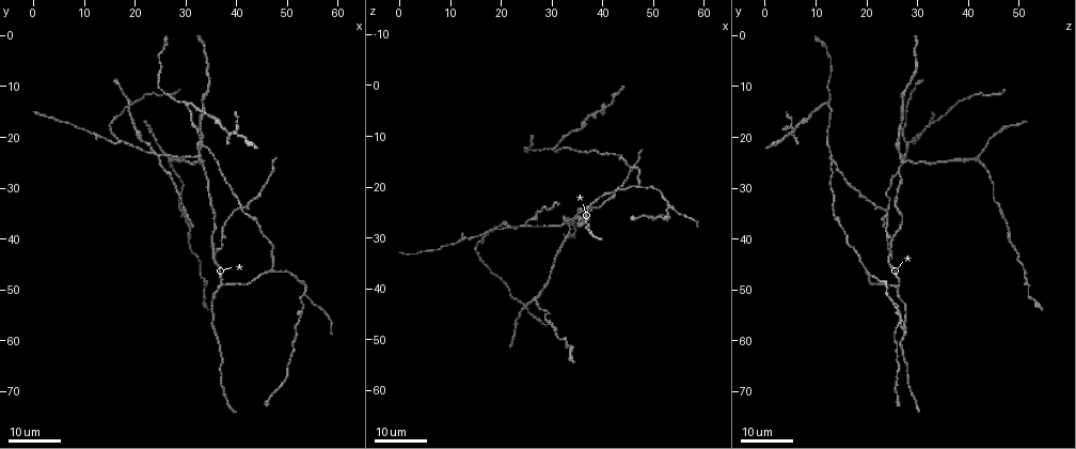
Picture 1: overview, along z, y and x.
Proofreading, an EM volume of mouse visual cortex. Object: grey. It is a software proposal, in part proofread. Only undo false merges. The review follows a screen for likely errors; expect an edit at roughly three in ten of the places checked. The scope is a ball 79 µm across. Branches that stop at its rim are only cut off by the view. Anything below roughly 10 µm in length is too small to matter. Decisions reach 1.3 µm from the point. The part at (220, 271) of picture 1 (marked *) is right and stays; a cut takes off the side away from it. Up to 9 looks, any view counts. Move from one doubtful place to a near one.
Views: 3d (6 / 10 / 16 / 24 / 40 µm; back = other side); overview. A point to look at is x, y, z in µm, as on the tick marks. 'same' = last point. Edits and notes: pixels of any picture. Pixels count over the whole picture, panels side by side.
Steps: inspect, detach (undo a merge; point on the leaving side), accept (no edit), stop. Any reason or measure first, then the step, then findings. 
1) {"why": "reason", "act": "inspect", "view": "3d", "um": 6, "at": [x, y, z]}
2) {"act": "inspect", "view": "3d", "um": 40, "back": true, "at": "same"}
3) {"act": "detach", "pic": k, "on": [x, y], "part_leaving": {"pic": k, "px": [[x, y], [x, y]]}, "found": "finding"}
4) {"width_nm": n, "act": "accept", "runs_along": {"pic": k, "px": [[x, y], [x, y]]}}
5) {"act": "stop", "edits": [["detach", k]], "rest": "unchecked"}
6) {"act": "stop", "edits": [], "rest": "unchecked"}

{"act": "inspect", "view": "3d", "um": 24, "at": [36.5, 49.5, 26.0]}

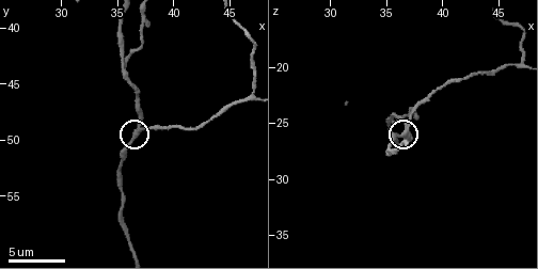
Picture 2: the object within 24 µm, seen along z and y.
{"act": "inspect", "view": "3d", "um": 6, "at": [36.8, 49.2, 25.8]}

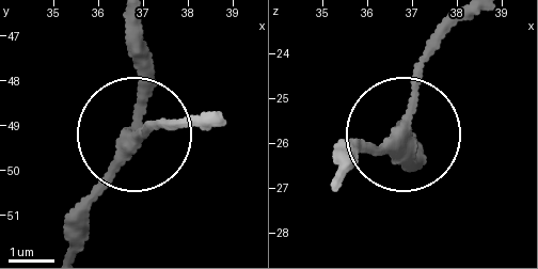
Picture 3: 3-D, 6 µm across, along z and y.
{"act": "inspect", "view": "3d", "um": 6, "back": true, "at": [36.65, 49.50, 25.90]}

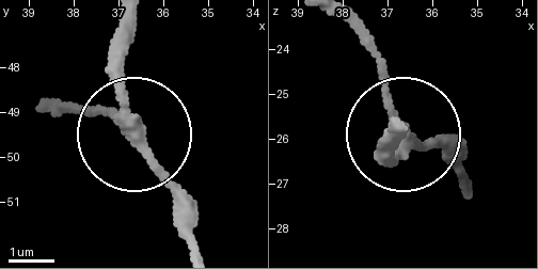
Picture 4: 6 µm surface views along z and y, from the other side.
{"arms": 3, "act": "accept", "runs_along": {"pic": 4, "px": [[125, 20], [125, 113], [189, 223]]}, "found": "all the same cell"}

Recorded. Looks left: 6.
{"why": "three-way junction", "act": "inspect", "view": "3d", "um": 6, "at": [35.8, 42.6, 24.8]}

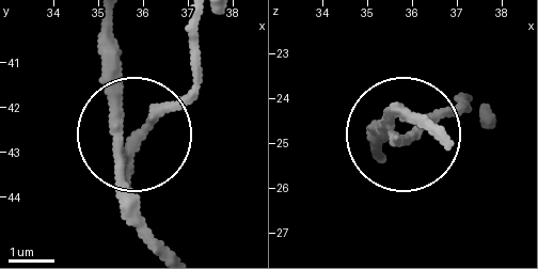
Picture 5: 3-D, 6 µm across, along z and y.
{"why": "other side", "act": "inspect", "view": "3d", "um": 6, "back": true, "at": [35.85, 42.70, 24.90]}

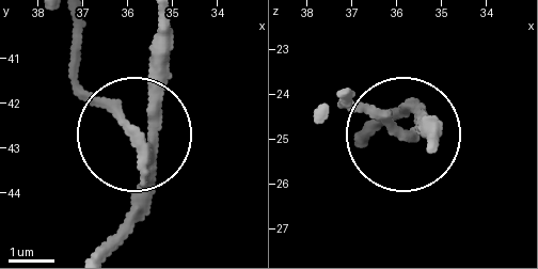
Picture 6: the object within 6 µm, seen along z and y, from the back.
{"width_nm": 240, "act": "detach", "pic": 6, "on": [109, 105], "part_leaving": {"pic": 6, "px": [[142, 149], [81, 84], [77, 28]]}, "found": "a second cell is stuck on"}

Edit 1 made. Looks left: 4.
{"why": "three arms meet", "act": "inspect", "view": "3d", "um": 16, "at": [53.5, 50.0, 24.0]}

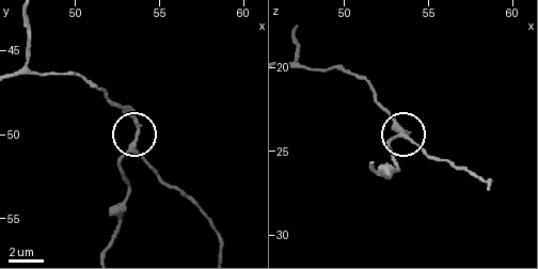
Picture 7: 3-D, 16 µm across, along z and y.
{"why": "zoom in", "act": "inspect", "view": "3d", "um": 10, "at": "same"}

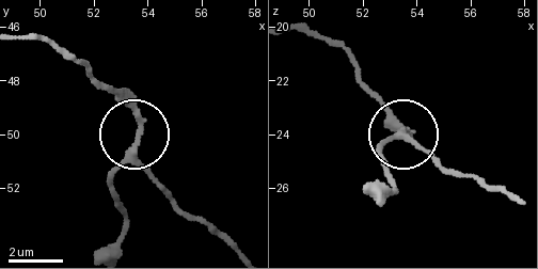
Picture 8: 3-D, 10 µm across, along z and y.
{"arms": 3, "act": "accept", "found": "continuous, no second cell"}

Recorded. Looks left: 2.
{"why": "calibre changes", "act": "inspect", "view": "3d", "um": 24, "at": [12.5, 19.5, 31.0]}

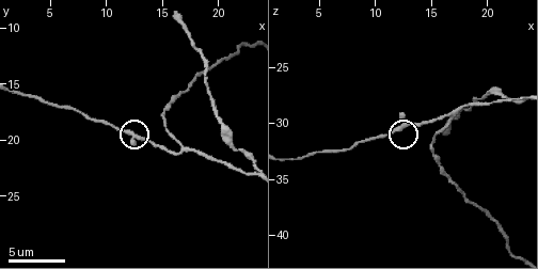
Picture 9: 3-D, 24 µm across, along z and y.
{"act": "inspect", "view": "3d", "um": 10, "at": [12.0, 19.4, 30.6]}

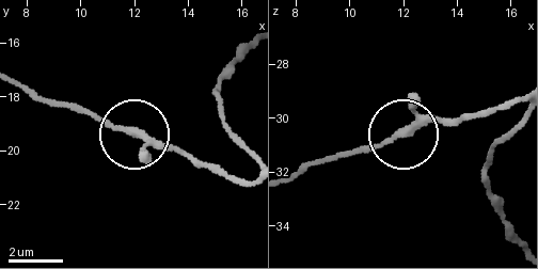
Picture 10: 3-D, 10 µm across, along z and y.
{"arms": 3, "act": "accept", "found": "continuous, no second cell"}

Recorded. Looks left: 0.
{"act": "stop", "edits": [["detach", 6]], "rest": "unchecked"}

